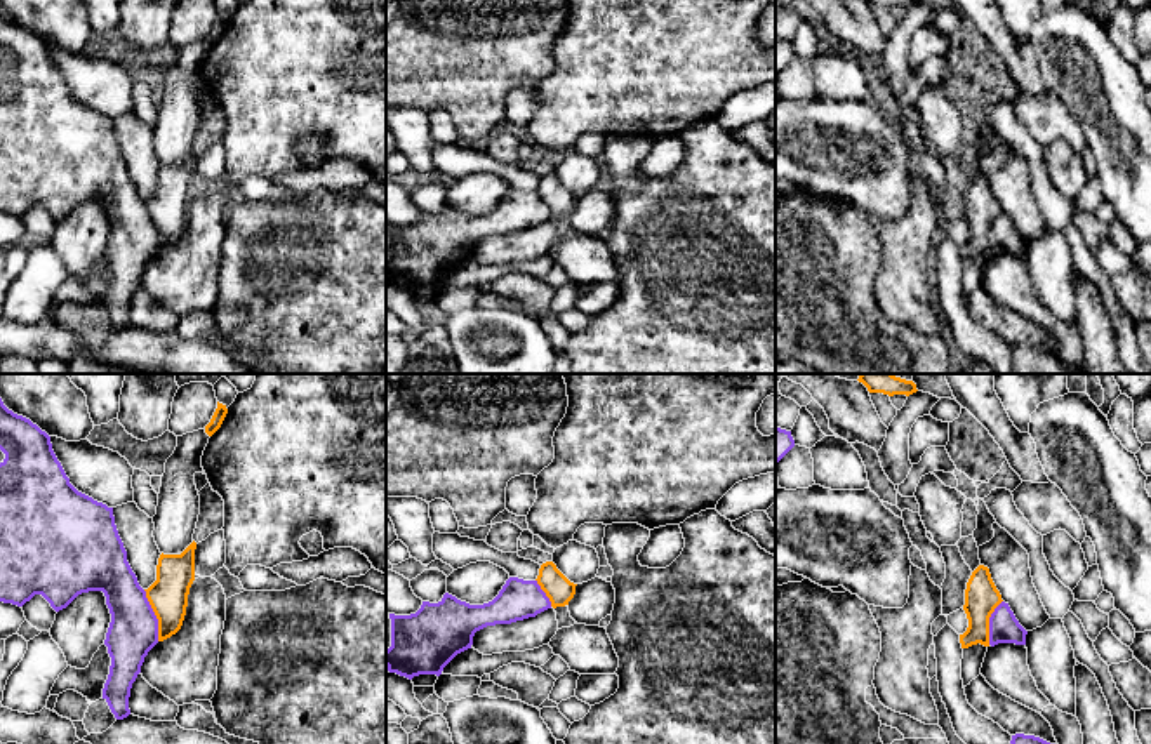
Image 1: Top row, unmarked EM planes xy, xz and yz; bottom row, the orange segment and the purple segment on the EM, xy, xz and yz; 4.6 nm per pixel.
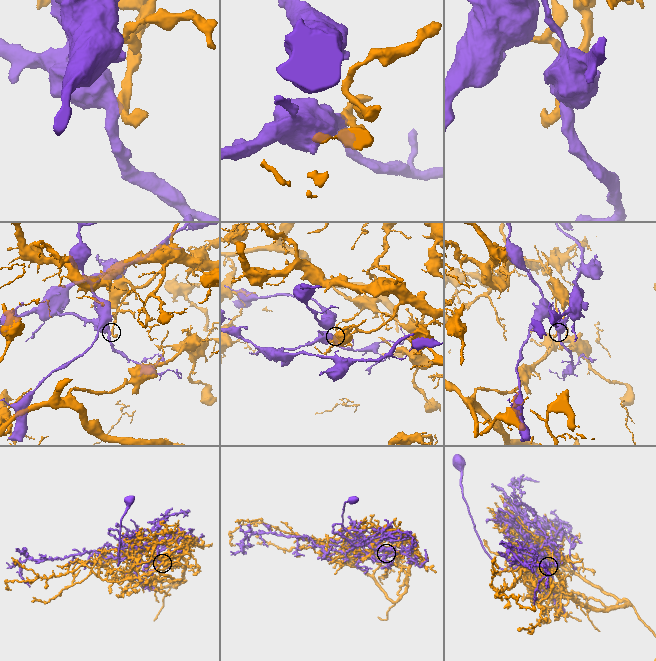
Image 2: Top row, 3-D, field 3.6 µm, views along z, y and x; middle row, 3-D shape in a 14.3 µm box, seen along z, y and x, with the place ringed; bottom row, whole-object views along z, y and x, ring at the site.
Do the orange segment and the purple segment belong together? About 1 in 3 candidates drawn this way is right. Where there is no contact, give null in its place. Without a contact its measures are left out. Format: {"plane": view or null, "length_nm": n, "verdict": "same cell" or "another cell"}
{"plane": "xy", "length_nm": 260, "verdict": "another cell"}

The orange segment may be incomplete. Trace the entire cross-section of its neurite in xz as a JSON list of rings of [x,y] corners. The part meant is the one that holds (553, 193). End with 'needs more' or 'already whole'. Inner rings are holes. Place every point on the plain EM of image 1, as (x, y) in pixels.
[[[546,172],[539,179],[537,195],[546,203],[551,217],[565,217],[576,205],[576,196],[570,193],[553,172]]]; already whole

